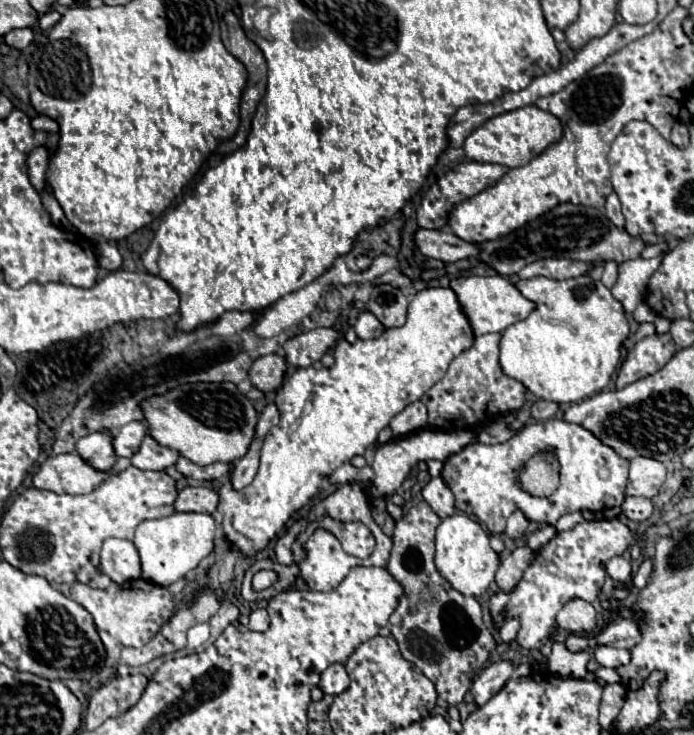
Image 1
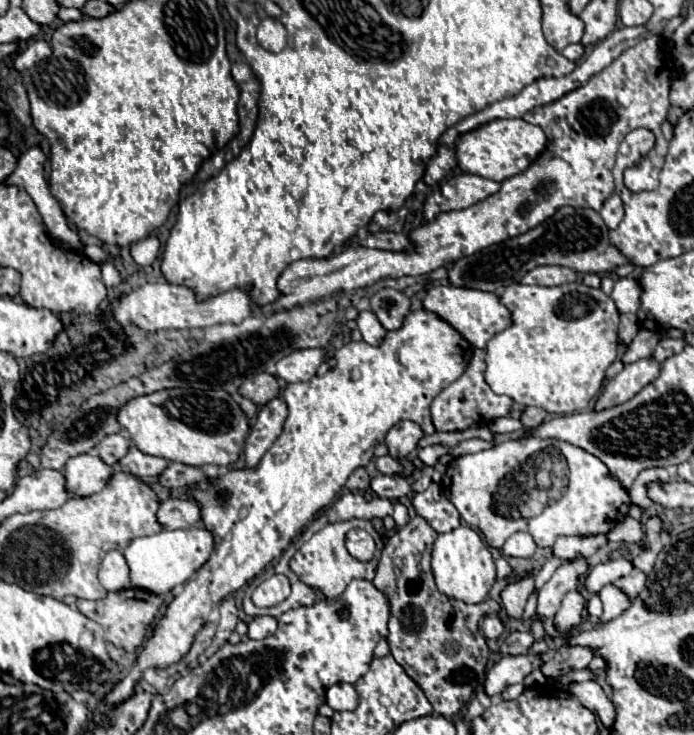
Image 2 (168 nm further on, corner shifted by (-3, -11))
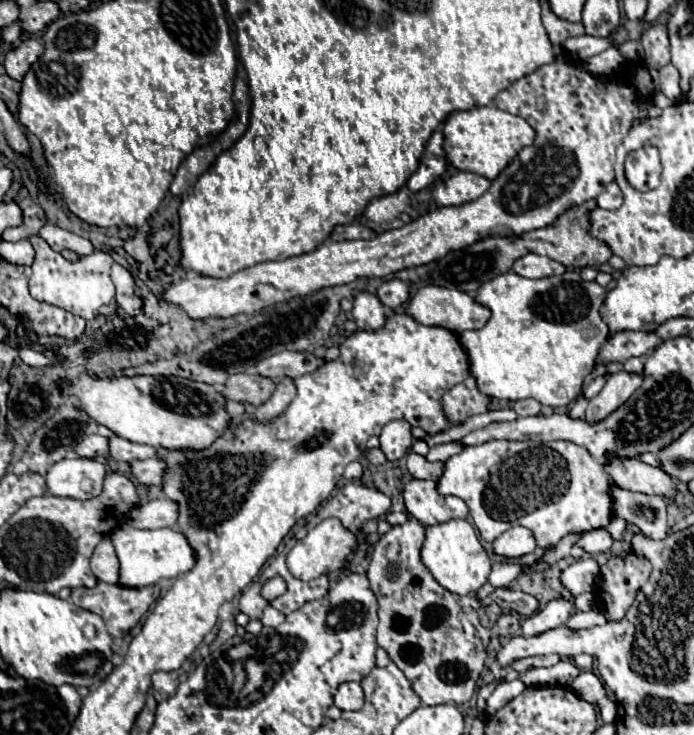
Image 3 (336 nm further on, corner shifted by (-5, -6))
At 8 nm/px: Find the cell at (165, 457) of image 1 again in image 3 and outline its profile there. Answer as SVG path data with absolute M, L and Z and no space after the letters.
M110 436L110 456L116 462L132 462L132 460L148 460L156 456L156 448L152 446L144 446L144 444L136 444L130 440L124 440L120 436Z

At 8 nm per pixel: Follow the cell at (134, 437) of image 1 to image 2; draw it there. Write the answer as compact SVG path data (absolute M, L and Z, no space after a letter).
M116 433L116 435L108 435L104 437L98 445L98 451L100 451L100 459L106 463L106 465L116 465L118 459L122 455L126 455L128 447L130 447L130 439L128 435L124 433Z

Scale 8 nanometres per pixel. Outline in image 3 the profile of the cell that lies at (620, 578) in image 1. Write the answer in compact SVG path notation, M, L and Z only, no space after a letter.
M594 558L588 560L578 560L576 564L568 566L562 572L562 584L574 594L582 594L582 592L590 592L592 586L598 582L600 576L600 564Z

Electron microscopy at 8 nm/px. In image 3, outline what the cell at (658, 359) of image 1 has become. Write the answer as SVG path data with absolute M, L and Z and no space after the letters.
M626 370L610 374L600 394L588 402L586 420L588 422L604 420L620 404L624 404L640 388L640 384L642 384L642 374L630 374Z

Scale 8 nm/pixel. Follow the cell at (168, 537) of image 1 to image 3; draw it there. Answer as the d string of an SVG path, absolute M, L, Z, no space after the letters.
M128 524L118 526L110 540L116 548L120 560L120 584L130 588L142 588L158 584L162 578L178 578L186 574L196 564L196 554L192 554L192 546L180 530L176 528L160 528L160 530L138 530Z

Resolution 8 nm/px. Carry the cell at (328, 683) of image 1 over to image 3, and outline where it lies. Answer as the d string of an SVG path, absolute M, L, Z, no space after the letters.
M344 682L334 694L334 704L340 710L360 710L364 704L364 692L358 682Z

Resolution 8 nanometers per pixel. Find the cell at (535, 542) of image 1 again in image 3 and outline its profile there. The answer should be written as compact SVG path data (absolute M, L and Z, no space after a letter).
M600 528L600 530L592 530L592 532L586 532L584 536L580 536L576 540L576 546L588 554L600 554L600 552L610 550L612 542L614 542L614 538L610 536L610 532Z

